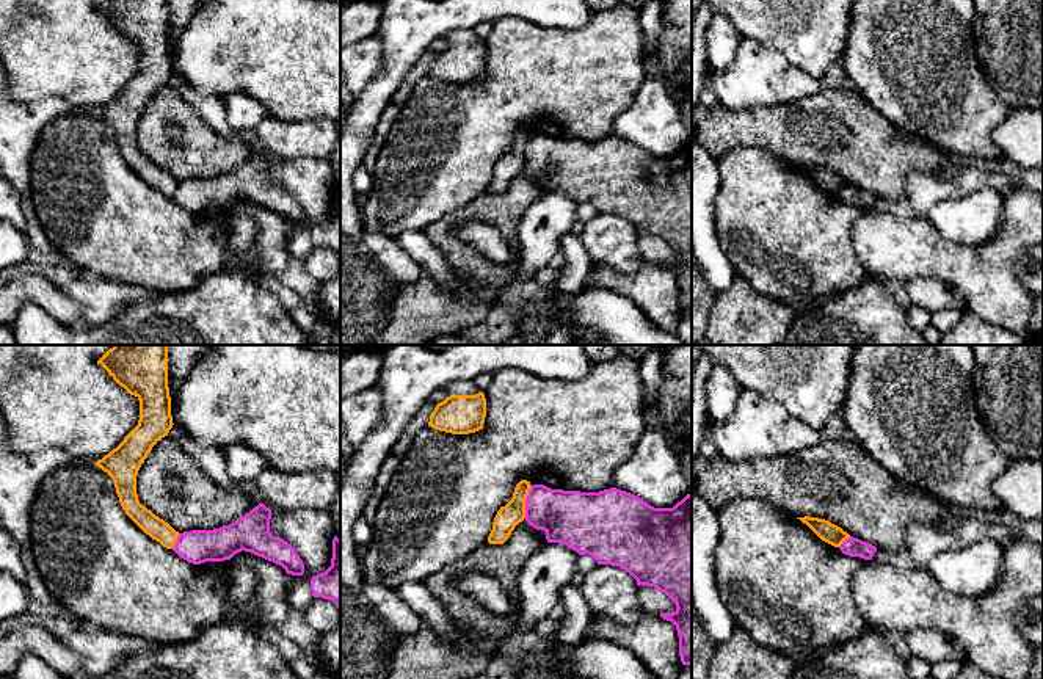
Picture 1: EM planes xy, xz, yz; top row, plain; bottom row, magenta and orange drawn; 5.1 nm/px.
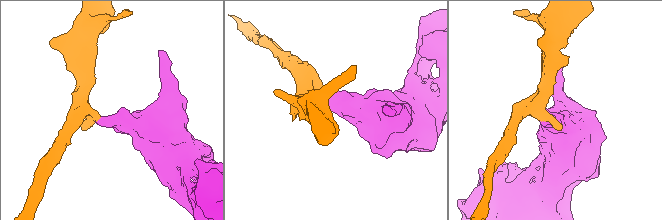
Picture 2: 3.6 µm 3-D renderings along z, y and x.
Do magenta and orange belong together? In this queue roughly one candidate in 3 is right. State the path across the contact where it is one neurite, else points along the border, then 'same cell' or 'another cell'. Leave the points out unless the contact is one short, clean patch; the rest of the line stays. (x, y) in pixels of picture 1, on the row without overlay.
along xz (532, 135), (526, 148), (526, 163), (523, 167) | another cell

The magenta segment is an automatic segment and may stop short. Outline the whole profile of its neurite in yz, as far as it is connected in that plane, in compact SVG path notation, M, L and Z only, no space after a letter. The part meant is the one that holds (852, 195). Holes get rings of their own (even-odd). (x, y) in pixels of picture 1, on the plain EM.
M847 187L841 194L839 194L841 201L850 205L859 205L864 209L872 209L874 202L877 201L877 196L861 190L858 187Z

